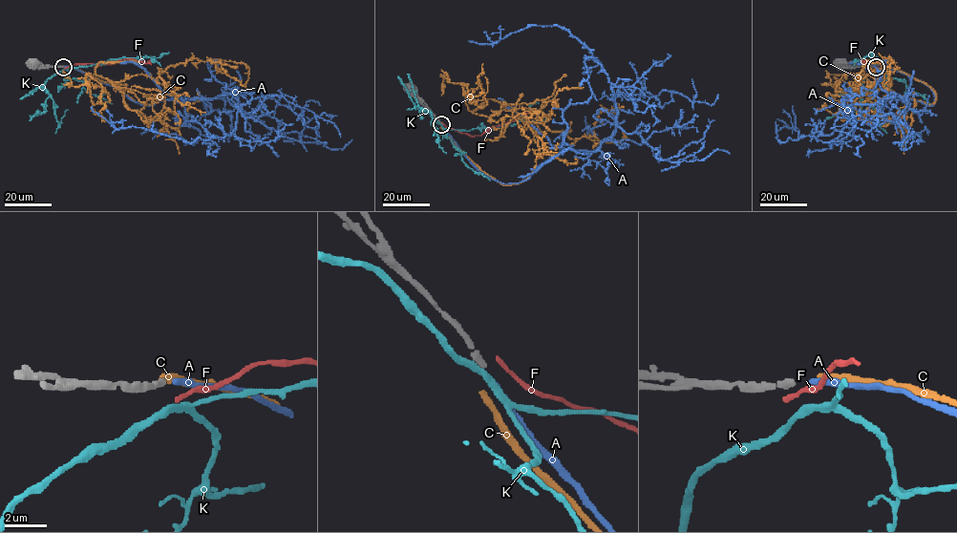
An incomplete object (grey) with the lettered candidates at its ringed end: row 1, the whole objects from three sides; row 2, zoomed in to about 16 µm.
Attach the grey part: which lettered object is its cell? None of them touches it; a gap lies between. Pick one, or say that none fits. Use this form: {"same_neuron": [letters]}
{"same_neuron": ["A"]}

